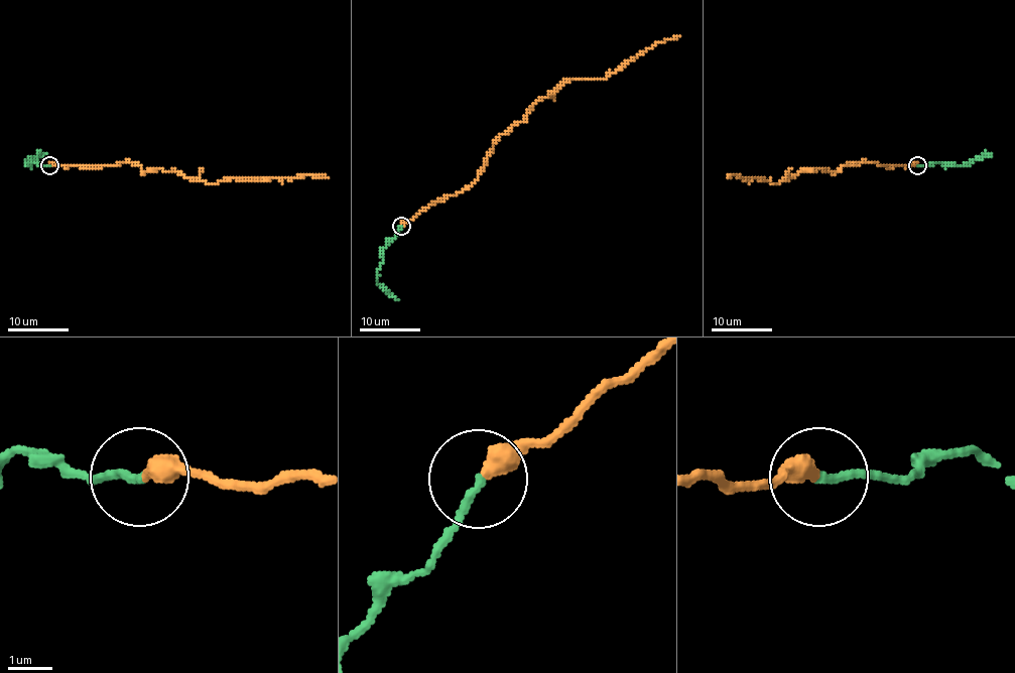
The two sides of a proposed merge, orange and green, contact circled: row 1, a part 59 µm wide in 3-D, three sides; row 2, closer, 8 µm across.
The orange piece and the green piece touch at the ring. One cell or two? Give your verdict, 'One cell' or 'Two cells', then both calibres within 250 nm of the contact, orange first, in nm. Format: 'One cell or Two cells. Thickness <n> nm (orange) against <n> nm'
One cell. Thickness 440 nm (orange) against 200 nm

